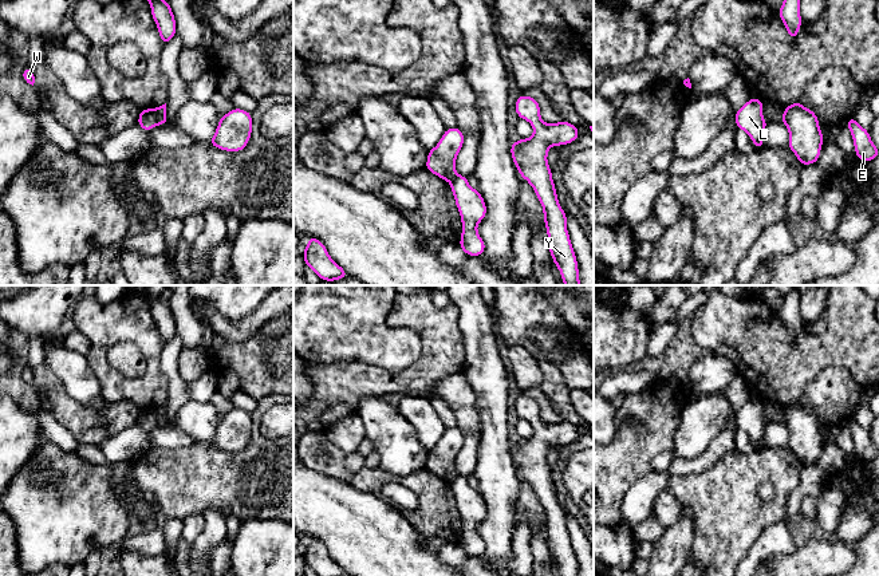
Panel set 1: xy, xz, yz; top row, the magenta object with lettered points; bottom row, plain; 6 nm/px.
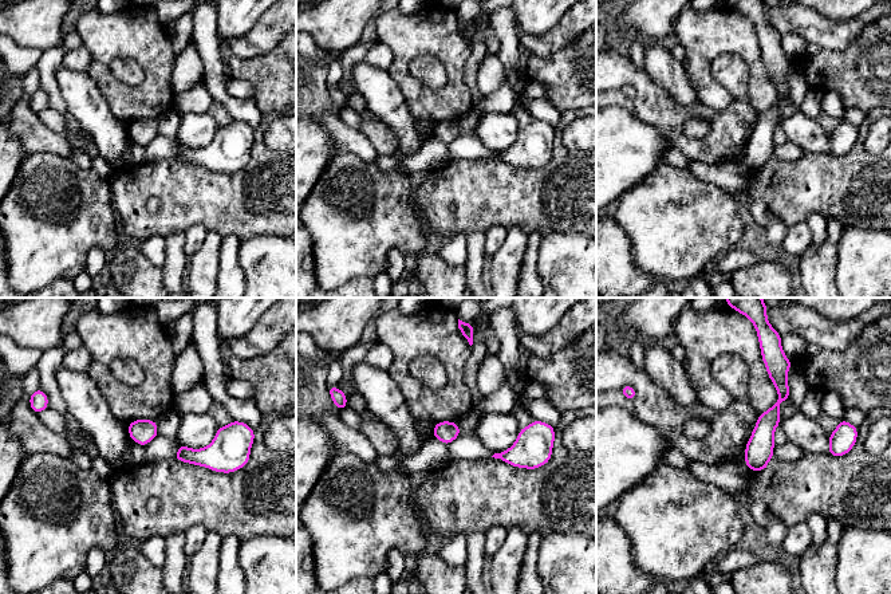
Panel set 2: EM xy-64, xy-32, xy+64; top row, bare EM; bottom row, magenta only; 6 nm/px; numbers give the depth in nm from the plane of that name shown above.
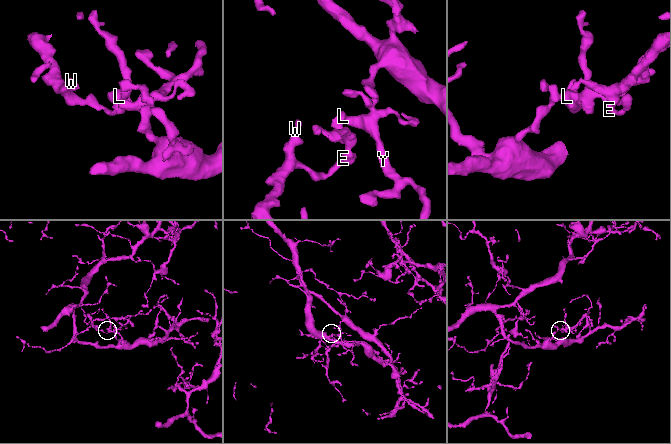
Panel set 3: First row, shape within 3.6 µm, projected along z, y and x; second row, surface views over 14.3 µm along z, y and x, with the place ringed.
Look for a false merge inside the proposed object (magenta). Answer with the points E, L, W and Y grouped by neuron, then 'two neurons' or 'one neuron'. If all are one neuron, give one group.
E W / L Y; two neurons

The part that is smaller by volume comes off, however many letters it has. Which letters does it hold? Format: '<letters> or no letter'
E, W

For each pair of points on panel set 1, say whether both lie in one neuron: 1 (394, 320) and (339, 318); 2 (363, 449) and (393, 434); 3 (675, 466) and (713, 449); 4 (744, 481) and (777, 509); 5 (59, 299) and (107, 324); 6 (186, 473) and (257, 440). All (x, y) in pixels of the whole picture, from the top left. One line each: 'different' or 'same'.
1: different
2: different
3: same
4: same
5: different
6: same

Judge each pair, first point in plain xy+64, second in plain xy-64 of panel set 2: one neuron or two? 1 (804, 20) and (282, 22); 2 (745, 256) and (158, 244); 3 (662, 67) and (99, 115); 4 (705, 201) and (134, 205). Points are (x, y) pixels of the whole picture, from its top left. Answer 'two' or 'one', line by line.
1: one
2: one
3: one
4: two

